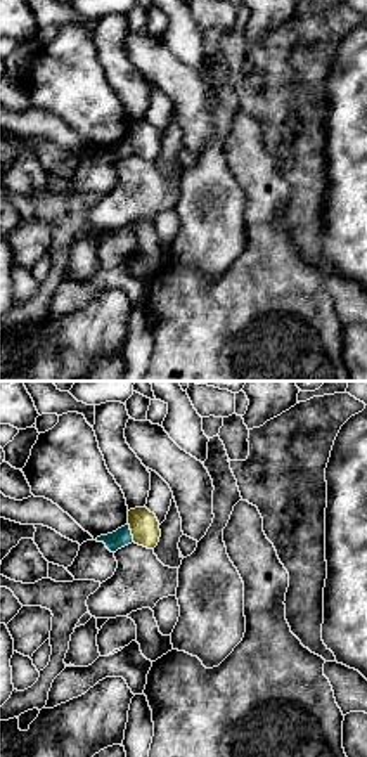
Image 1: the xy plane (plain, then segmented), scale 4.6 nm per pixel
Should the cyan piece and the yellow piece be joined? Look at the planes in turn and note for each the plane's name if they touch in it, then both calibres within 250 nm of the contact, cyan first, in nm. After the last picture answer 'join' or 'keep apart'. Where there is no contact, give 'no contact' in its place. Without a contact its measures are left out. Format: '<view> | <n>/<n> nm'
xy | 90/140 nm

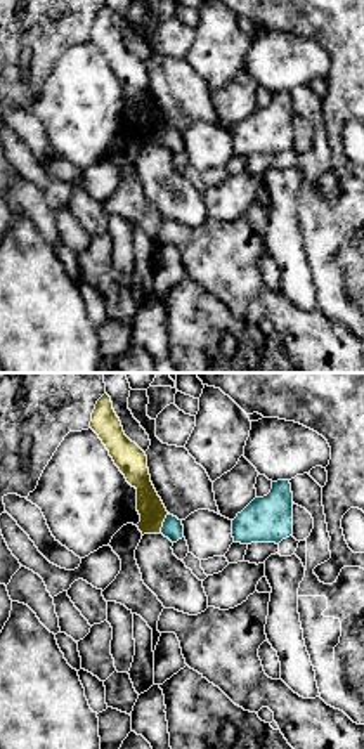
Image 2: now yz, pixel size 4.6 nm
yz | 100/120 nm

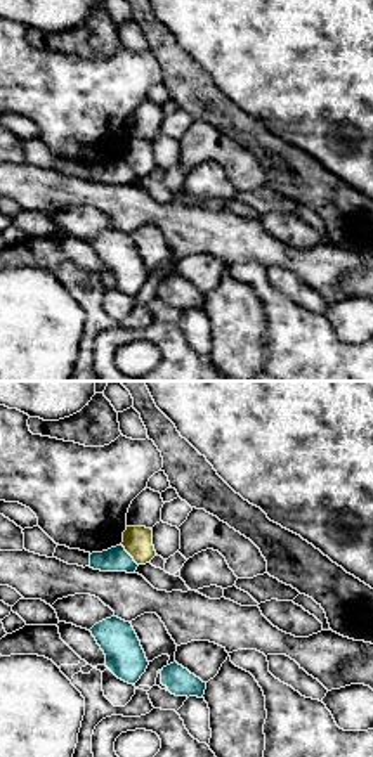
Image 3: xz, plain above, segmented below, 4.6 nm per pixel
xz | 110/140 nm

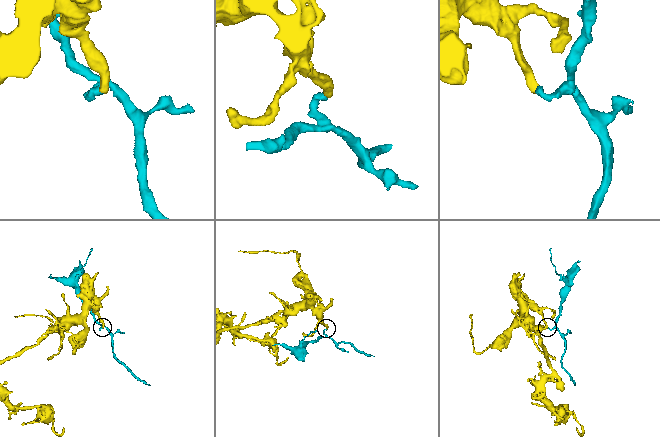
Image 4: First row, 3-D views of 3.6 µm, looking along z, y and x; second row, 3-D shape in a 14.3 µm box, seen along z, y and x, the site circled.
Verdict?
keep apart

